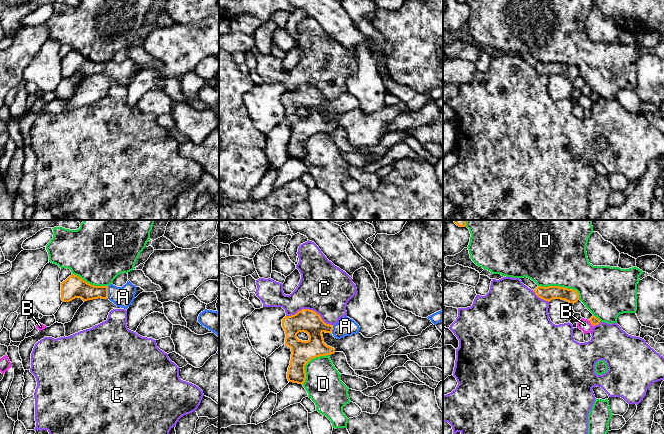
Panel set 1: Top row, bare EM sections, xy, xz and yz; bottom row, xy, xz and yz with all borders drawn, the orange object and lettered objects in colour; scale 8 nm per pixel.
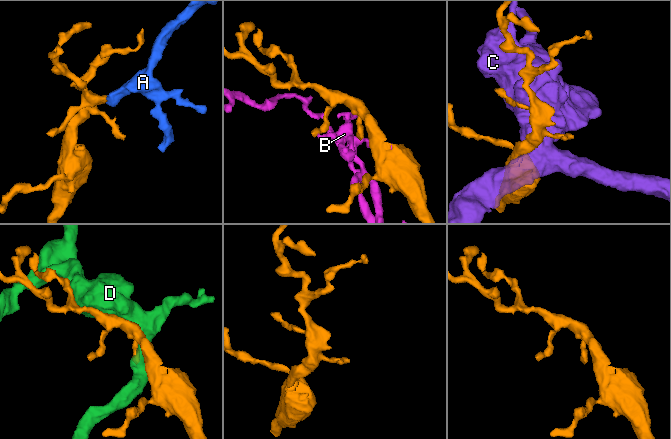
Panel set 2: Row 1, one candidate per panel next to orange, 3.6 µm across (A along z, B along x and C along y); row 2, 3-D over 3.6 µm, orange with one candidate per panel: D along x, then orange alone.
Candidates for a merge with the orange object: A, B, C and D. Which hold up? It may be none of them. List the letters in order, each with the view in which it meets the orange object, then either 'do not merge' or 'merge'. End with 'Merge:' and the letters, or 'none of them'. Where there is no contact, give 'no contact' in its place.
A: contact in xy; merge
B: contact in yz; do not merge
C: contact in xz; do not merge
D: contact in yz; do not merge
Merge: A

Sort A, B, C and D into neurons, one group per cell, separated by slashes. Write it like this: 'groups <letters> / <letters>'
groups A / B / C / D

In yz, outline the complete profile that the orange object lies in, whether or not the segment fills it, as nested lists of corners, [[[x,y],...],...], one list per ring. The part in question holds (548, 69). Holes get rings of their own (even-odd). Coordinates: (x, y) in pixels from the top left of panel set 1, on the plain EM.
[[[538,62],[534,68],[539,74],[548,78],[552,75],[561,75],[574,80],[579,76],[579,70],[576,66],[559,62]]]

